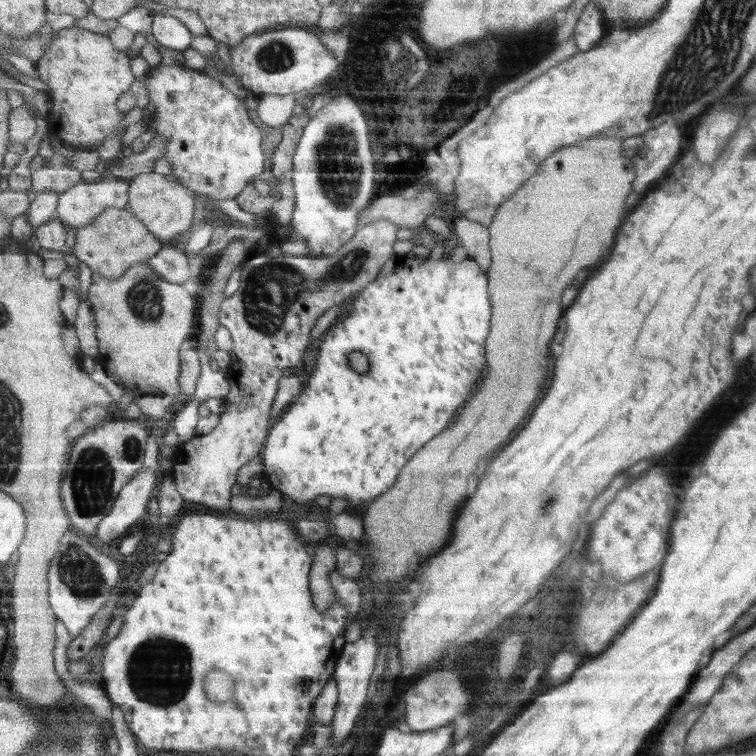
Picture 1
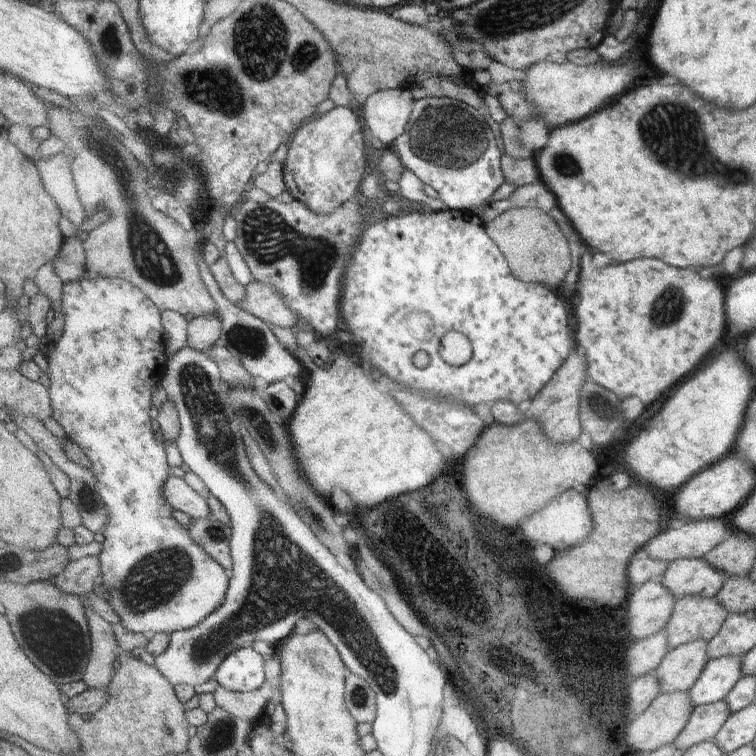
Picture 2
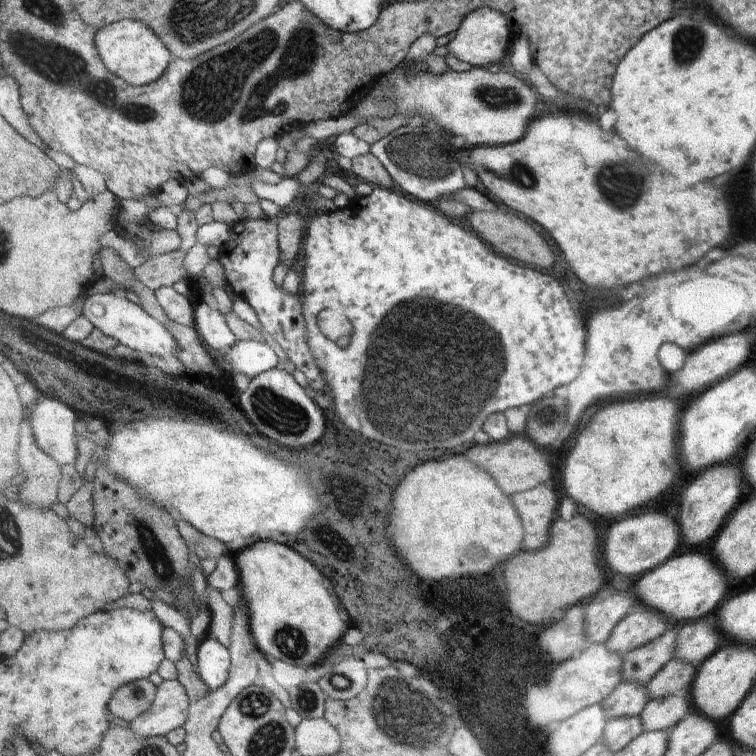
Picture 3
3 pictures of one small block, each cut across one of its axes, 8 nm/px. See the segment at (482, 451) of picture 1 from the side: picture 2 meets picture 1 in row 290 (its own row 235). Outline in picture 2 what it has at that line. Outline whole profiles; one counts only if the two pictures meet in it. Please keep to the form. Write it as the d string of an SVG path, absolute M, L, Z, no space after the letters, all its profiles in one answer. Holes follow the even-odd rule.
M509 208L507 212L486 224L486 232L502 250L511 272L519 276L518 280L541 282L549 284L551 288L561 288L561 282L565 283L565 276L571 270L571 246L559 224L547 212L539 208Z

